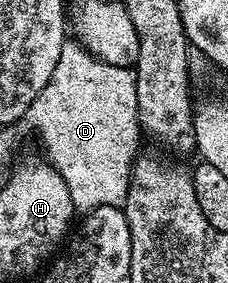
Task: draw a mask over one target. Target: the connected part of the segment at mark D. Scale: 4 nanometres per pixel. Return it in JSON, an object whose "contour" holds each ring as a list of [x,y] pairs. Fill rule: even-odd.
{"contour":[[[66,40],[63,52],[59,52],[59,64],[55,64],[55,72],[51,72],[51,80],[47,80],[47,88],[35,96],[19,126],[20,129],[37,130],[38,136],[45,141],[44,157],[63,176],[71,192],[74,211],[88,212],[104,206],[124,207],[133,159],[139,154],[137,137],[143,134],[137,121],[137,76],[130,67],[107,64],[80,42]]]}

